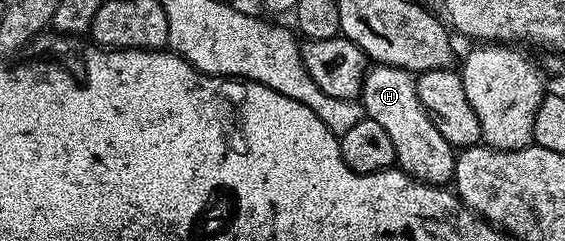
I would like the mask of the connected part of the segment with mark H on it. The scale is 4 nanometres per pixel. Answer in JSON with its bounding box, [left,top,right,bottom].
[359,66,457,185]

